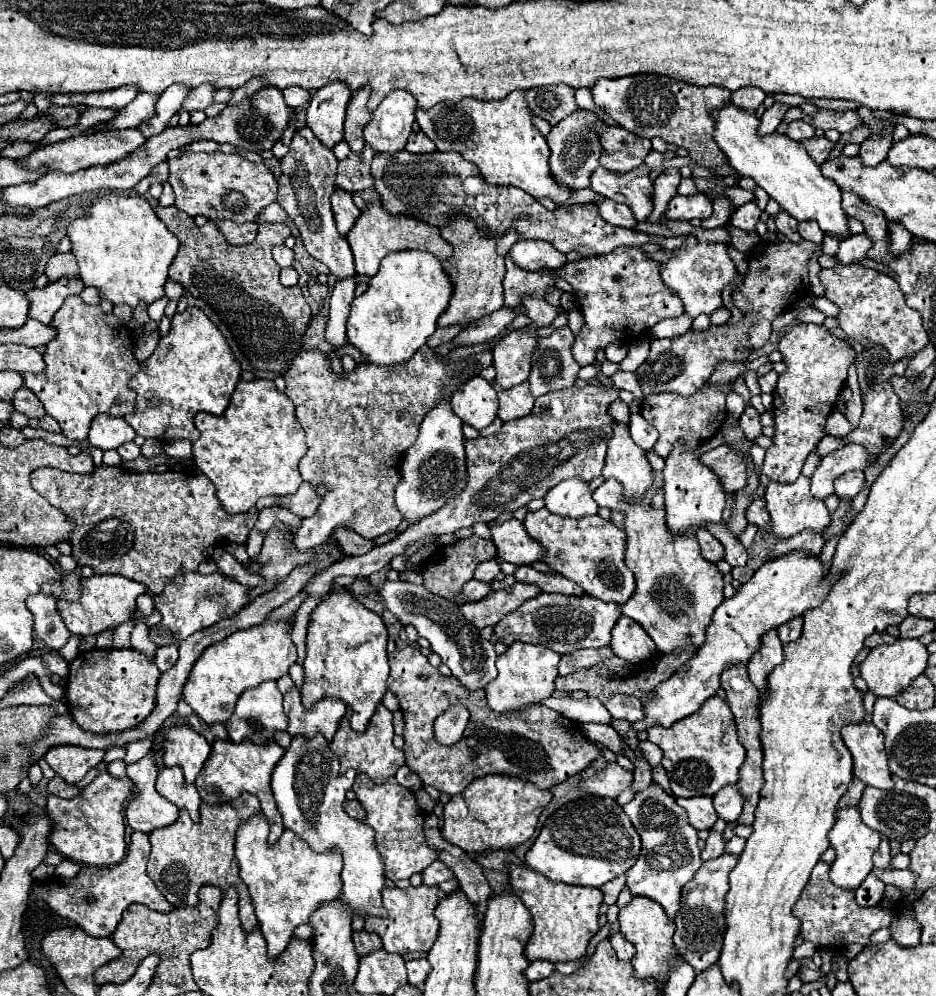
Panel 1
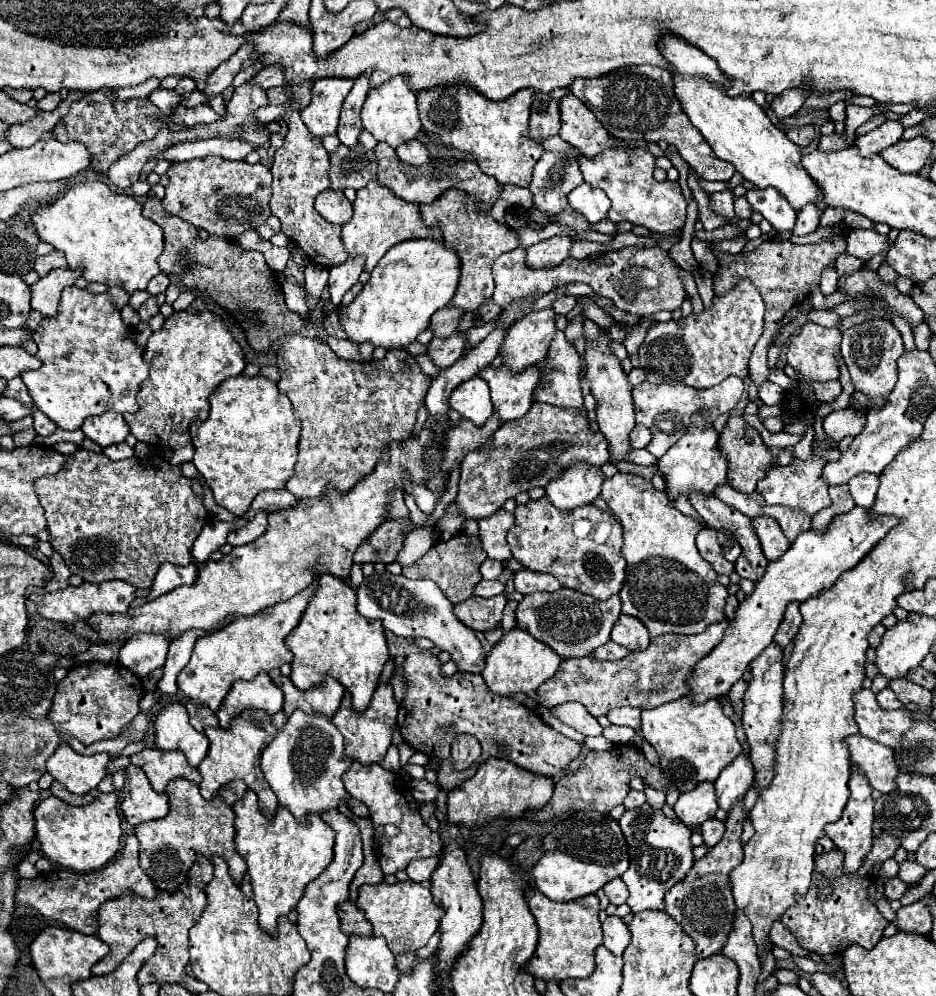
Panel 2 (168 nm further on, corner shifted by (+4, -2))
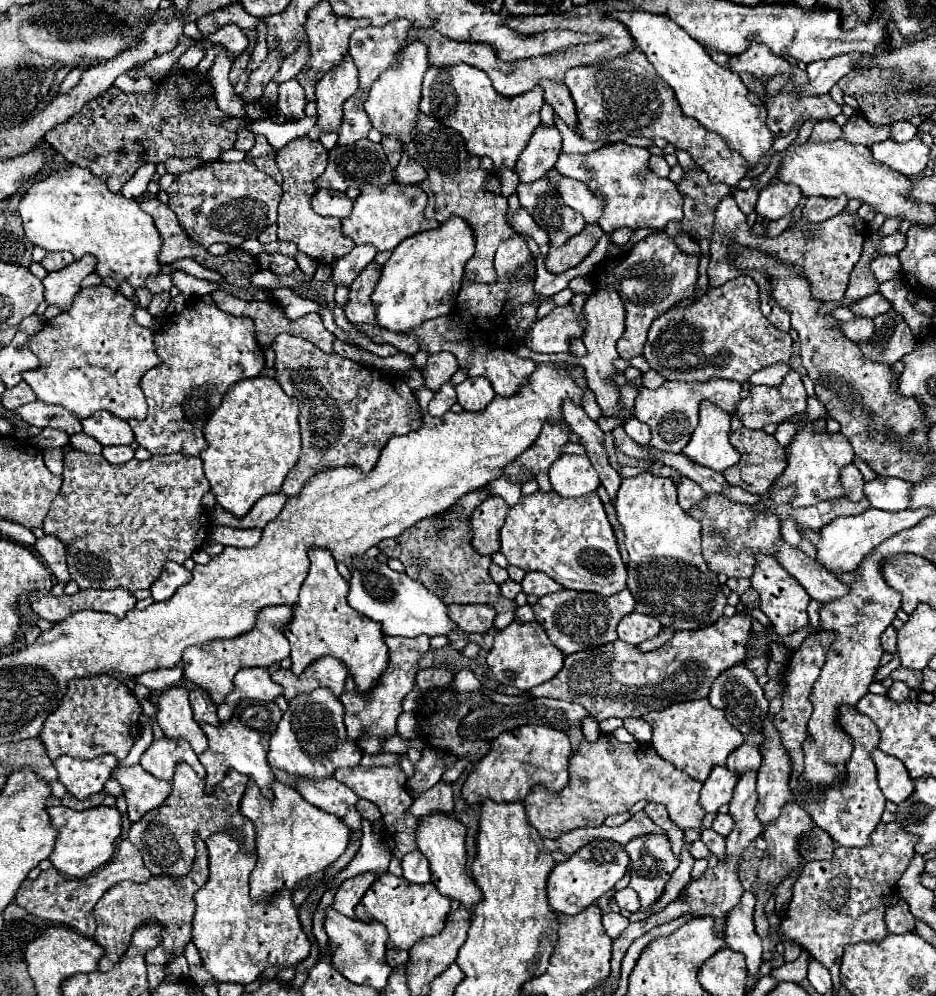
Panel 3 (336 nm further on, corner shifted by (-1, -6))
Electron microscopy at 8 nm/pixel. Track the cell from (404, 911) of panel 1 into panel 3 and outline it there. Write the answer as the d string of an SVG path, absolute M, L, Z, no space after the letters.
M392 873L380 875L370 889L364 893L360 905L356 907L356 915L362 921L378 921L388 931L388 949L410 949L420 939L438 935L444 929L444 921L450 913L450 899L440 895L432 883L414 885L404 877L394 877Z

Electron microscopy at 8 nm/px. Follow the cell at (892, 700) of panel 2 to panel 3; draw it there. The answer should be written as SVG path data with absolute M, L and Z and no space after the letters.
M896 681L890 689L888 689L888 699L892 699L894 703L902 703L902 701L906 701L908 699L908 693L910 693L910 689L908 689L908 685L906 683L900 683L900 681Z

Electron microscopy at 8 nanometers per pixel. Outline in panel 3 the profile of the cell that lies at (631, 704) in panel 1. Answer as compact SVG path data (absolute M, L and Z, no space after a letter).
M626 717L624 727L636 737L636 741L640 741L640 743L652 741L652 727L642 717Z

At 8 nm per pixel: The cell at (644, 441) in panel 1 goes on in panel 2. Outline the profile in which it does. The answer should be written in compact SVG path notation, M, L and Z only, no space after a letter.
M641 425L633 427L633 431L631 431L631 447L643 449L643 447L649 445L649 439L651 439L651 431L647 427L641 427Z

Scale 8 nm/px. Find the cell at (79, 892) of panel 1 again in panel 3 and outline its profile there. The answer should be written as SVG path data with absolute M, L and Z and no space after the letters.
M128 839L120 841L116 855L104 865L100 867L96 873L90 873L84 879L70 879L62 873L58 873L54 867L50 867L48 871L42 871L38 879L24 879L24 883L20 885L14 903L20 905L22 909L26 909L28 913L52 921L52 923L60 923L66 927L76 929L80 935L84 937L92 937L96 931L96 923L94 923L94 915L92 909L98 903L98 899L112 889L116 883L120 881L134 881L134 883L146 883L150 881L150 871L144 867L142 861L142 853L138 851L138 847L134 847Z

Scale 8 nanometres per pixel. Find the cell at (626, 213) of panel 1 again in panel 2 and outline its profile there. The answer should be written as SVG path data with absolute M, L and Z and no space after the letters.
M587 183L575 187L569 195L569 205L581 213L589 223L597 223L601 219L605 219L607 211L609 211L609 197L601 191L601 189L595 189Z

